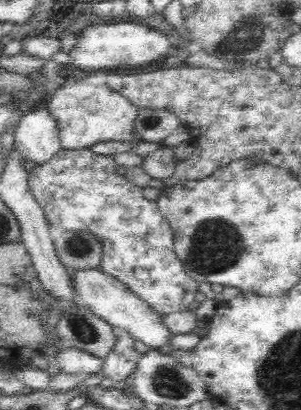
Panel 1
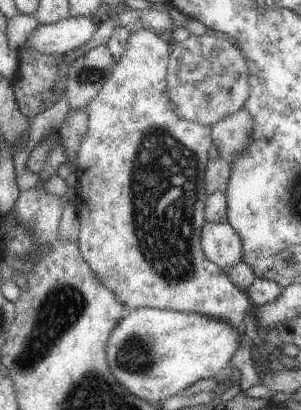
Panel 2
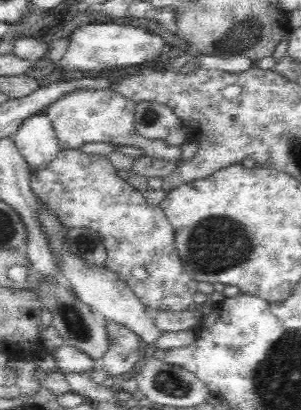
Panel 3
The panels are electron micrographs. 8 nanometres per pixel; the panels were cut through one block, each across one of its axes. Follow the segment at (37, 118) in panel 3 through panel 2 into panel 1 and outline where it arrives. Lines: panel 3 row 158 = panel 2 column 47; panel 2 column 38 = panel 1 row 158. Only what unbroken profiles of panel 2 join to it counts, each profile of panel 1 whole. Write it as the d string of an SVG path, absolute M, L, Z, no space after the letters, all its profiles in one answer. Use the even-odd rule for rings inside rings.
M46 106L34 108L24 114L14 132L16 150L34 166L50 162L62 150L56 120Z

